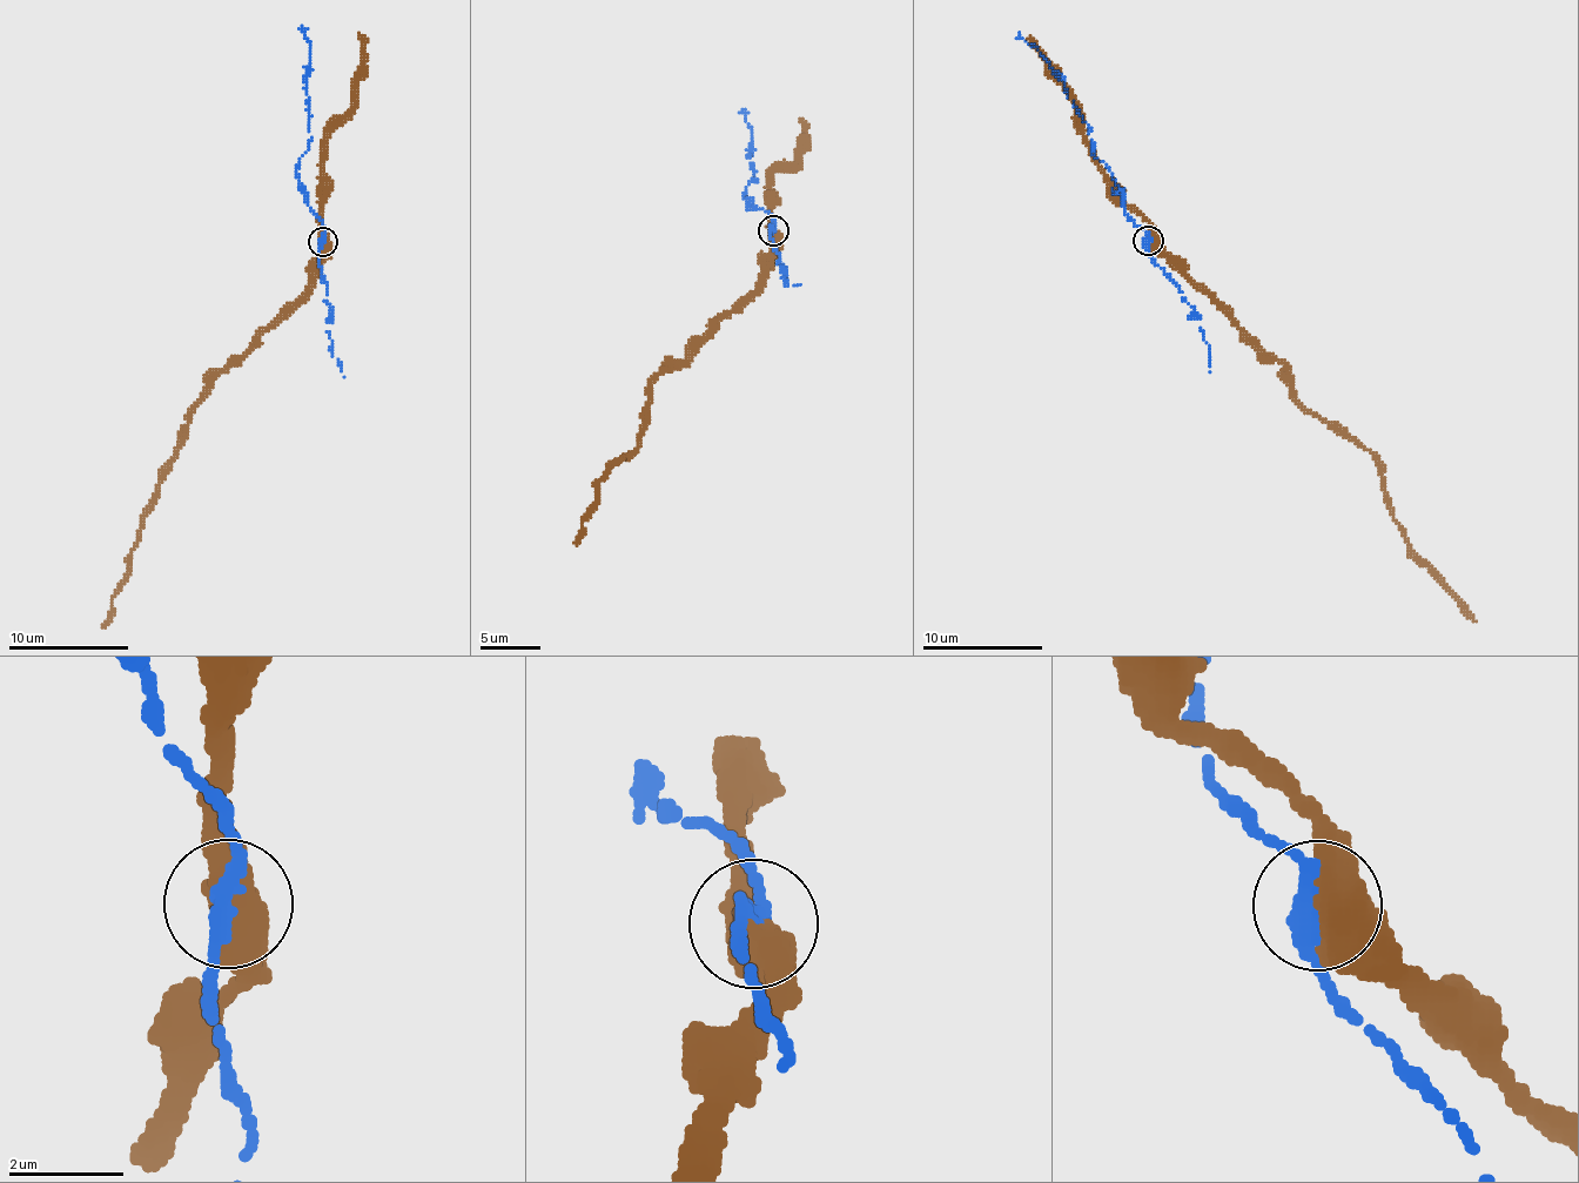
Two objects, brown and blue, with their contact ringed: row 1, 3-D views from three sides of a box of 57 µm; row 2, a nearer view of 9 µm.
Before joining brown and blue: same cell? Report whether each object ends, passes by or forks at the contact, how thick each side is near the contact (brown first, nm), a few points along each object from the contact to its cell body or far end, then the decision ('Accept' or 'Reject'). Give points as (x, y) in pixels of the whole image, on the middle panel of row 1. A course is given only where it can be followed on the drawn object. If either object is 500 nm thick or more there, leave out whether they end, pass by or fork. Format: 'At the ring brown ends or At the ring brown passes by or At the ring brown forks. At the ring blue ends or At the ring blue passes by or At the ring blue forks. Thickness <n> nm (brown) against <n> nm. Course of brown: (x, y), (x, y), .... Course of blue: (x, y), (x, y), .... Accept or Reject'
Thickness 500 nm (brown) against 320 nm. Course of brown: (772, 232), (775, 254), (756, 289), (651, 384), (649, 423), (598, 479), (576, 545). Course of blue: (772, 232), (774, 220), (744, 199), (757, 180), (750, 155), (752, 129), (741, 113). Reject

